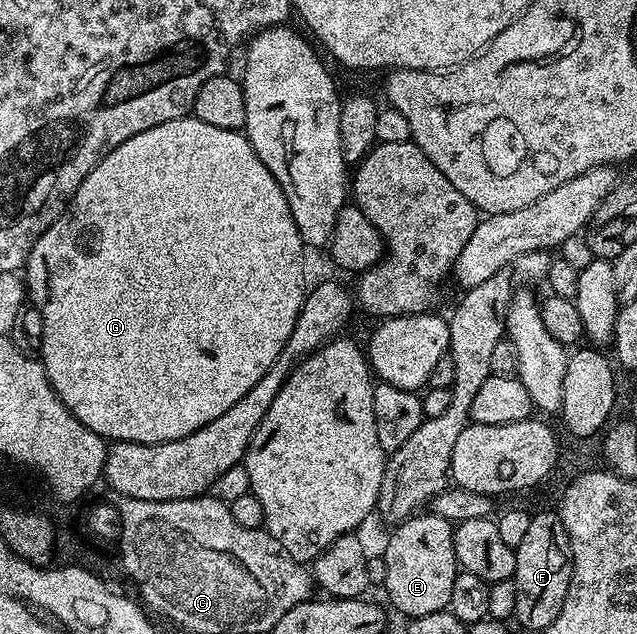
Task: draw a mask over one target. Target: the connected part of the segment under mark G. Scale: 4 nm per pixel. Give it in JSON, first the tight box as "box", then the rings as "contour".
{"box":[23,117,307,443],"contour":[[[186,117],[175,121],[167,121],[163,125],[155,125],[155,129],[147,129],[143,133],[135,133],[135,137],[127,137],[127,141],[123,141],[123,145],[111,149],[111,153],[104,155],[91,169],[91,173],[87,173],[87,177],[83,177],[79,189],[75,189],[73,198],[69,200],[68,208],[37,238],[25,262],[23,287],[27,295],[29,291],[28,302],[41,314],[43,319],[43,341],[41,342],[39,358],[43,369],[47,373],[47,381],[51,381],[59,401],[63,401],[63,405],[67,405],[67,409],[72,415],[83,425],[87,425],[87,429],[91,429],[91,433],[101,435],[107,441],[119,443],[179,441],[183,437],[203,429],[203,425],[215,421],[215,417],[223,417],[223,413],[227,413],[227,409],[231,409],[231,405],[235,405],[235,401],[239,401],[239,397],[251,393],[251,389],[255,389],[255,385],[259,385],[259,377],[263,377],[263,373],[267,373],[267,369],[271,369],[271,365],[275,365],[279,353],[283,353],[283,345],[287,345],[287,337],[291,337],[291,329],[295,329],[295,321],[299,317],[301,306],[307,294],[307,286],[305,287],[305,254],[307,254],[307,251],[302,244],[299,229],[295,225],[295,217],[291,217],[289,202],[279,185],[279,181],[275,181],[275,177],[271,177],[267,165],[263,165],[263,161],[259,161],[255,149],[241,131],[215,129],[215,125],[207,125],[198,119]]]}

